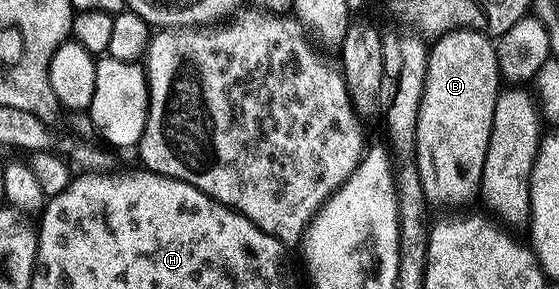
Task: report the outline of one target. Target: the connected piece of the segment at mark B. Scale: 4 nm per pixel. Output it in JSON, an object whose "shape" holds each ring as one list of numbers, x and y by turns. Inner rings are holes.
{"shape":[[463,28,457,32,448,32,431,45,426,86,418,110,416,165,422,178,424,197,433,205,449,204,452,208,460,208,472,199,477,199,482,182,482,170,486,166,490,134,494,126,494,106,501,91,502,81,498,70,496,46,484,33]]}

